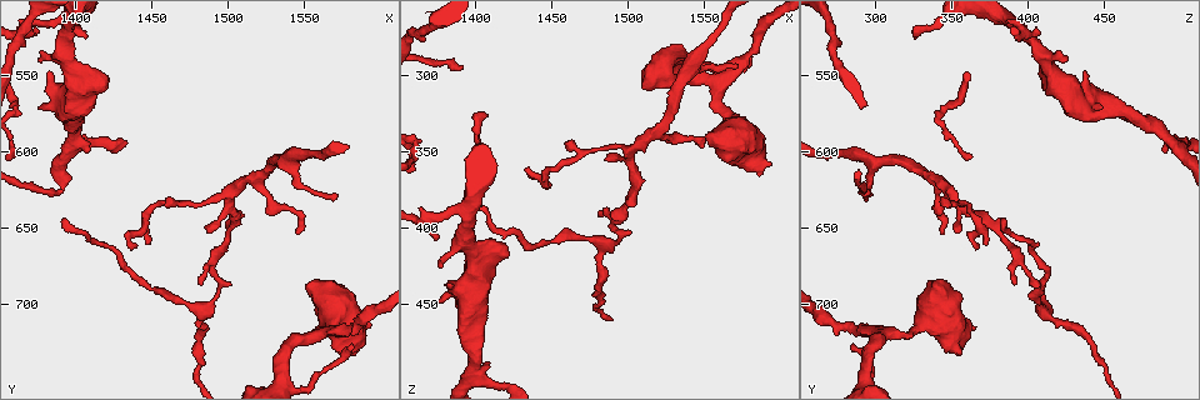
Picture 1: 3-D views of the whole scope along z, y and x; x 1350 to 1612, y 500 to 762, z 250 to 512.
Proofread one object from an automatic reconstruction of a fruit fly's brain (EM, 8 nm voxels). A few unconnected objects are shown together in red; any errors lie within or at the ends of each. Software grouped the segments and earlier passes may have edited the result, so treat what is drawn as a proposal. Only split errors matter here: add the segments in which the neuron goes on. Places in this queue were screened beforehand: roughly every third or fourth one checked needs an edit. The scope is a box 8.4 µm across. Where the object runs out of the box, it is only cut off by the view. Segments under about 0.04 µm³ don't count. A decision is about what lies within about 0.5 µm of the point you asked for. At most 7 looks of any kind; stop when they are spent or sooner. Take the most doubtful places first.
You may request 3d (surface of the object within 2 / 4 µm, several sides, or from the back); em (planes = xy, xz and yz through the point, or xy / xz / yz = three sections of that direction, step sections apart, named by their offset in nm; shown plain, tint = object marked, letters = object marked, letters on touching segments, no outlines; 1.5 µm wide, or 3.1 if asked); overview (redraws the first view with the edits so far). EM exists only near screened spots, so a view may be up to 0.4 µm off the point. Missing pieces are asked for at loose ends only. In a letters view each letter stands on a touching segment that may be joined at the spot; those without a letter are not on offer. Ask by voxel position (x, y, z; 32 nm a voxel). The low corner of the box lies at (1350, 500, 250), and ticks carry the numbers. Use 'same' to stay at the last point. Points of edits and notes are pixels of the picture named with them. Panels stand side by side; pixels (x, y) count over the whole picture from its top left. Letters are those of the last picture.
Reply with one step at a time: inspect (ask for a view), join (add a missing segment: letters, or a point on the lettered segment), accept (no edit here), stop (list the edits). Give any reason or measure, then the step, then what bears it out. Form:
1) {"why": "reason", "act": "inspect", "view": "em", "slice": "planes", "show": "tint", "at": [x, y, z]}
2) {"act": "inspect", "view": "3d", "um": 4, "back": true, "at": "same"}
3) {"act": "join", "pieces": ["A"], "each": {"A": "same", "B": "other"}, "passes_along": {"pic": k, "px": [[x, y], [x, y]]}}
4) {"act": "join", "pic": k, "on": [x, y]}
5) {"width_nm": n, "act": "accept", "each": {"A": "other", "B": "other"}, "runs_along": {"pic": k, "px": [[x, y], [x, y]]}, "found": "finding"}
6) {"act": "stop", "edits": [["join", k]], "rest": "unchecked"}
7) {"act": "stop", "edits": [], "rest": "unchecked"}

{"act": "inspect", "view": "3d", "um": 4, "at": [1408, 524, 328]}

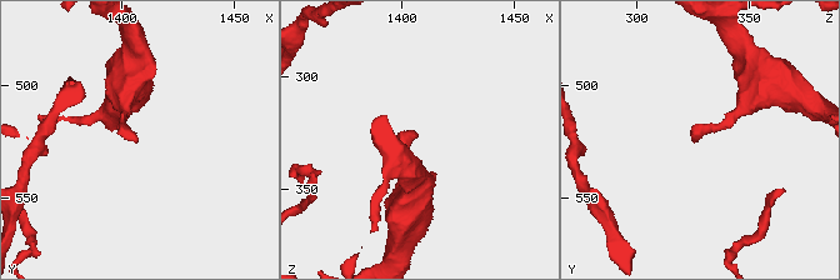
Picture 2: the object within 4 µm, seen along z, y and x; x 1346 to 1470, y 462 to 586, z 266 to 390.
{"act": "inspect", "view": "em", "slice": "planes", "show": "plain", "at": [1409, 524, 327]}

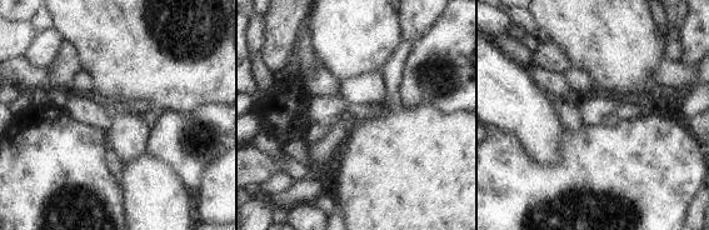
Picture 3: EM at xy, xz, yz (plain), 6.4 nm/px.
{"why": "see the neighbours", "act": "inspect", "view": "em", "slice": "planes", "show": "letters", "at": "same"}

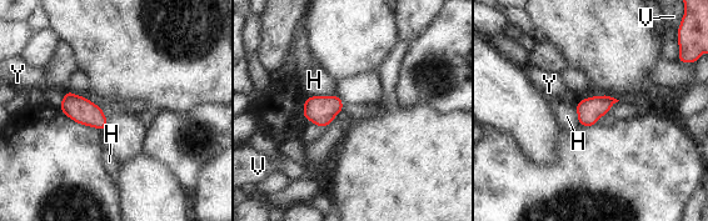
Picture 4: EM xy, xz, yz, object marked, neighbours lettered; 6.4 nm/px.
{"act": "accept", "each": {"H": "other", "V": "other", "Y": "other"}, "border": {"pic": 4, "px": [[334, 94], [310, 95], [307, 99]]}, "found": "none of them fits"}

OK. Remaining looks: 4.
{"why": "thin end", "act": "inspect", "view": "3d", "um": 2, "at": [1578, 728, 284]}

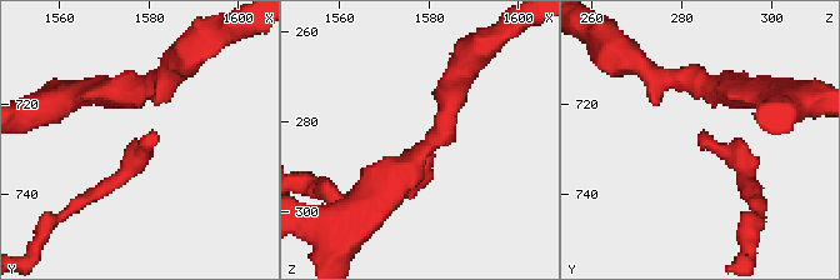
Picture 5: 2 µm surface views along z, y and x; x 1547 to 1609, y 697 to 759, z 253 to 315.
{"why": "now the EM", "act": "inspect", "view": "em", "slice": "planes", "show": "letters", "at": [1578, 728, 284]}

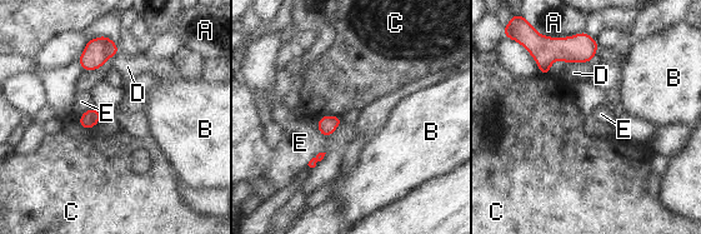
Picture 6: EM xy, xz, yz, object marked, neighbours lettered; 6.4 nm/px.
{"width_nm": 110, "act": "accept", "each": {"A": "other", "B": "other", "C": "other", "D": "other", "E": "other"}, "border": {"pic": 6, "px": [[340, 115], [323, 116]]}, "found": "no lettered segment goes on from it"}

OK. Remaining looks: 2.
{"why": "an open end", "act": "inspect", "view": "em", "slice": "planes", "show": "letters", "at": [1420, 554, 418]}

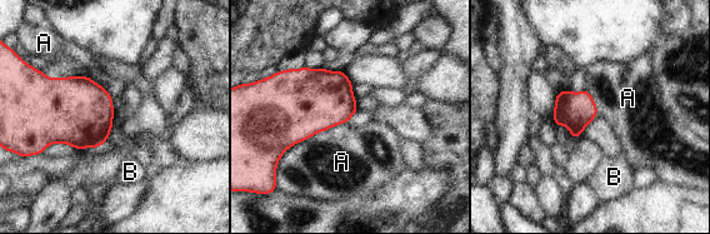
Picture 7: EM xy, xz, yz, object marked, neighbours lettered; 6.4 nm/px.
{"act": "accept", "each": {"A": "other", "B": "other"}, "found": "none of them fits"}

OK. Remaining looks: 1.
{"act": "stop", "edits": [], "rest": "unchecked"}

